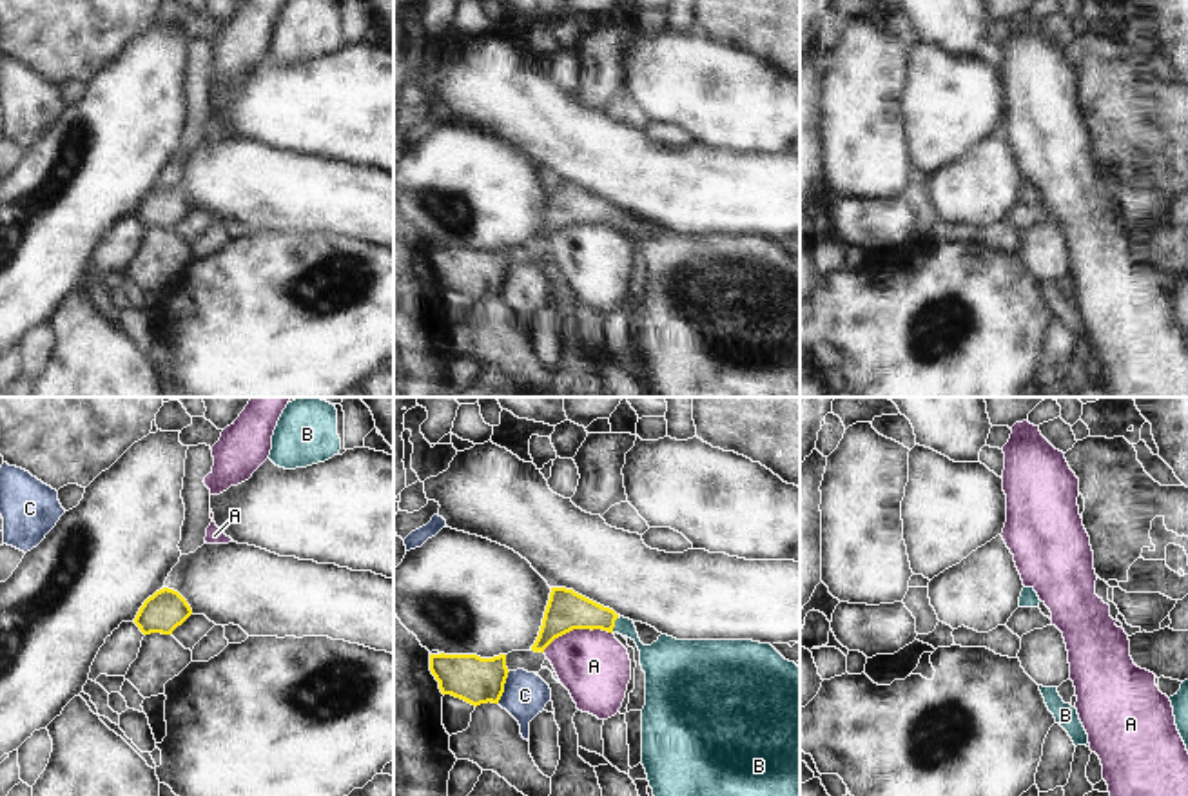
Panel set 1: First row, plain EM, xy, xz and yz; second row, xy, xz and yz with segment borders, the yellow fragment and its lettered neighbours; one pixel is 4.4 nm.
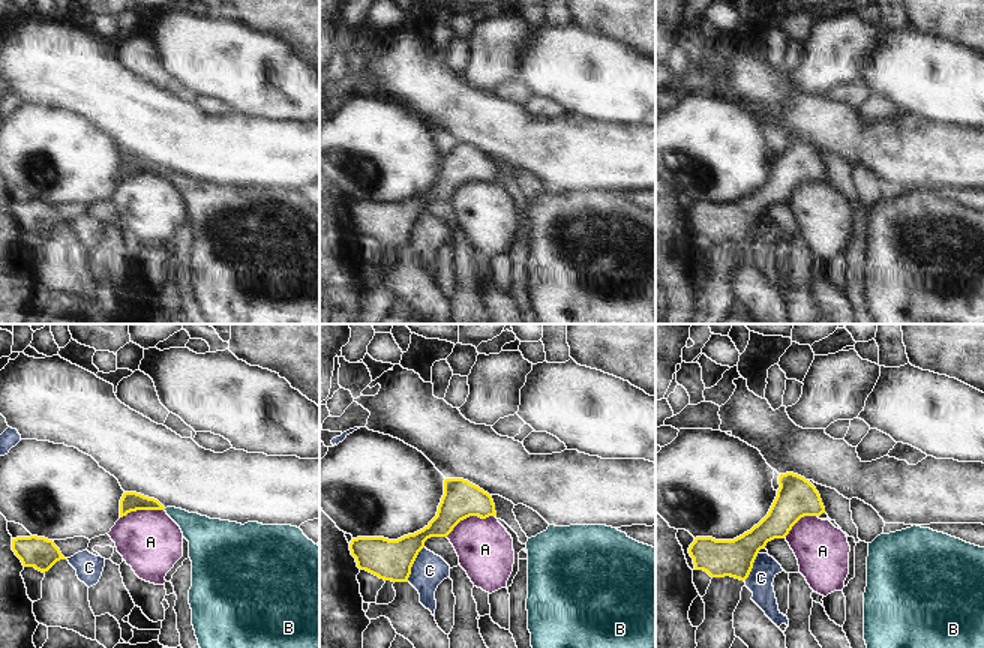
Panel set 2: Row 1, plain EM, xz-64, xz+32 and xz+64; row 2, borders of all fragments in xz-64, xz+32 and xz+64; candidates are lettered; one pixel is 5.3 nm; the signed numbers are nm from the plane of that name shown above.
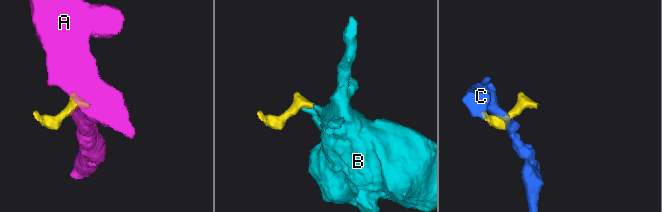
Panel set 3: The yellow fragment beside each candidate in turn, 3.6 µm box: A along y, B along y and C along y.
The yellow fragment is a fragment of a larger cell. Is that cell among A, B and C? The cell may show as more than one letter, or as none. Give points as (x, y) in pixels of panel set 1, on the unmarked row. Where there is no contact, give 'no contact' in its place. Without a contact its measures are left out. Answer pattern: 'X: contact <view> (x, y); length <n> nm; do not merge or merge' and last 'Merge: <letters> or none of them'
A: contact xz (577, 222); length 320 nm; do not merge
B: contact xz (613, 218); length 80 nm; merge
C: contact xz (503, 281); length 160 nm; do not merge
Merge: B

